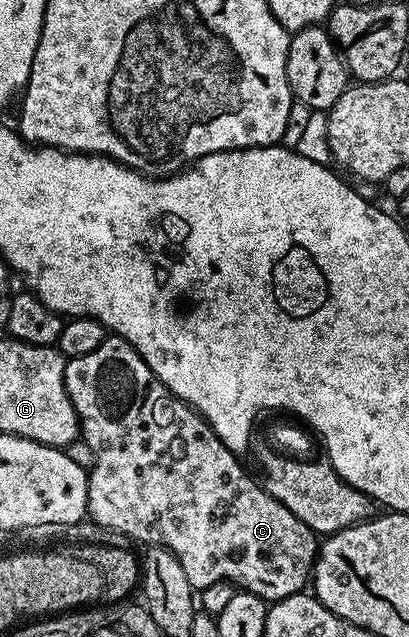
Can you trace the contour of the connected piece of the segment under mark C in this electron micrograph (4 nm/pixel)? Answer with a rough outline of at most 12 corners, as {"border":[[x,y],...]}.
{"border":[[135,347],[65,363],[96,525],[272,603],[318,534]]}

